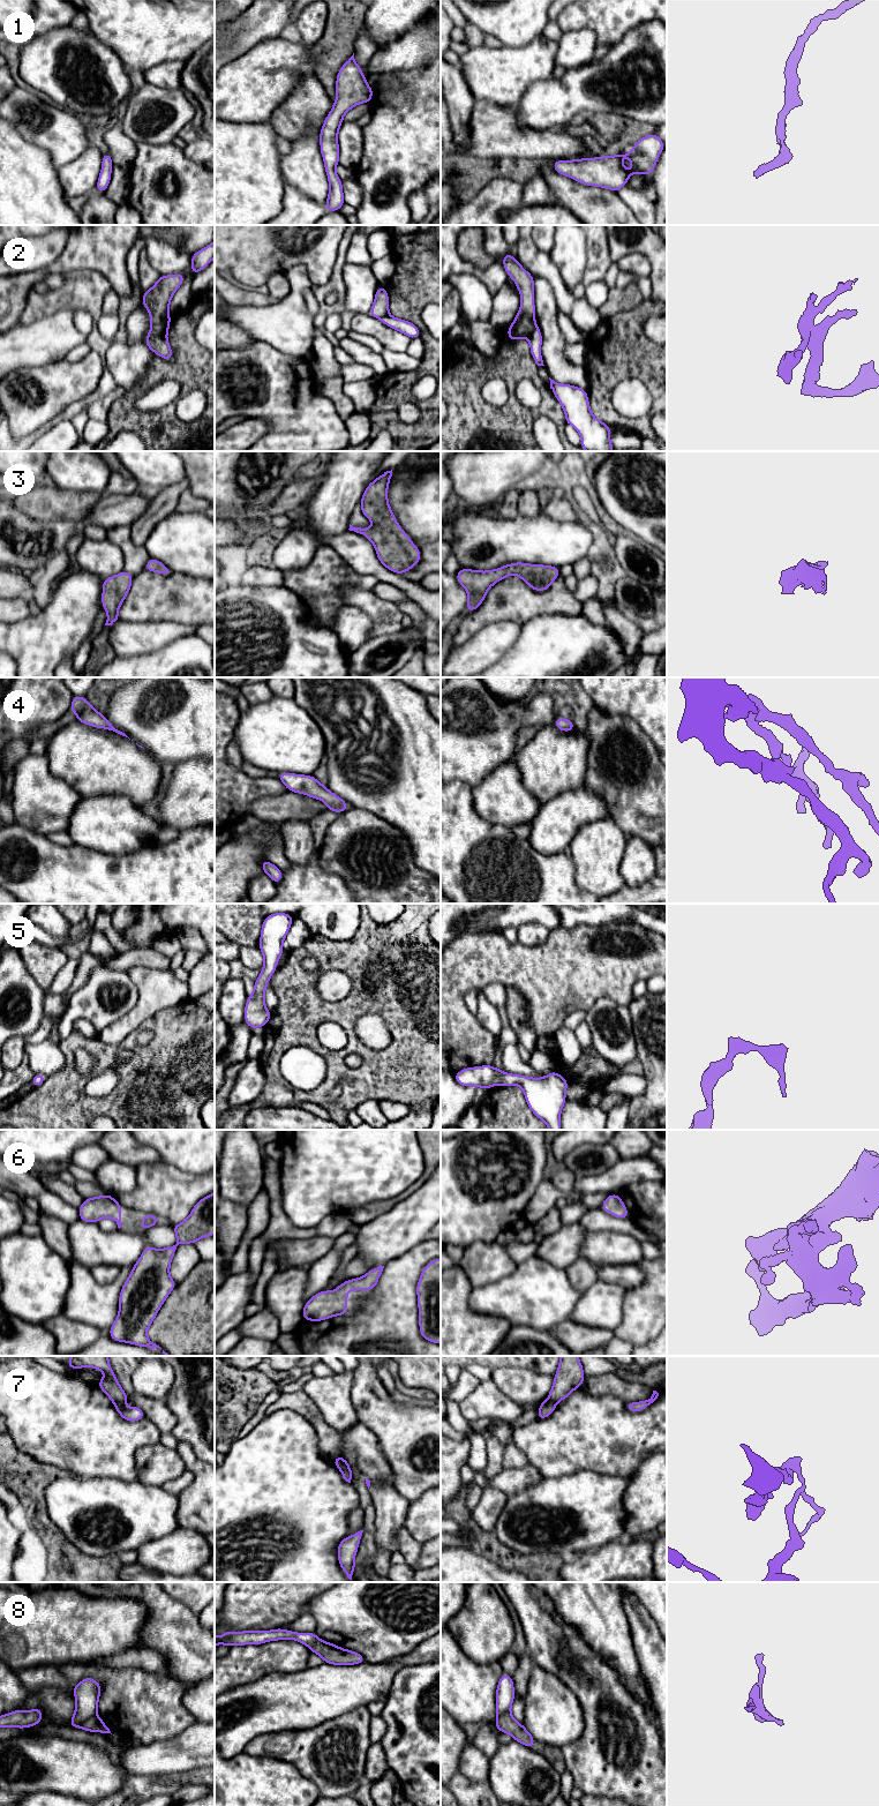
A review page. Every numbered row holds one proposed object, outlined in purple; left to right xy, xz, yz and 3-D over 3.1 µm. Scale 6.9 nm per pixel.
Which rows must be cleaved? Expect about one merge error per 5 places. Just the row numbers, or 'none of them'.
2, 7

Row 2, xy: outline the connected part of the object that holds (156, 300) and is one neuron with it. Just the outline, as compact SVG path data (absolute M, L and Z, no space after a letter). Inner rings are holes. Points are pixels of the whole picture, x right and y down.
M183 273L159 276L157 283L149 291L143 292L142 304L150 312L151 324L151 329L145 337L148 347L165 329L166 320L171 315L170 301L183 282Z

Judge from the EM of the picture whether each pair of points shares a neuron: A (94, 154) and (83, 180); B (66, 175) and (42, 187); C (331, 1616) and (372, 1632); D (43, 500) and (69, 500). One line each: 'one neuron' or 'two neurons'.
A: one neuron
B: two neurons
C: one neuron
D: one neuron

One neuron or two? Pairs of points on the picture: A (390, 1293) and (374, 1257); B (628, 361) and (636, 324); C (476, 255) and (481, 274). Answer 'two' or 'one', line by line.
A: two
B: one
C: two

